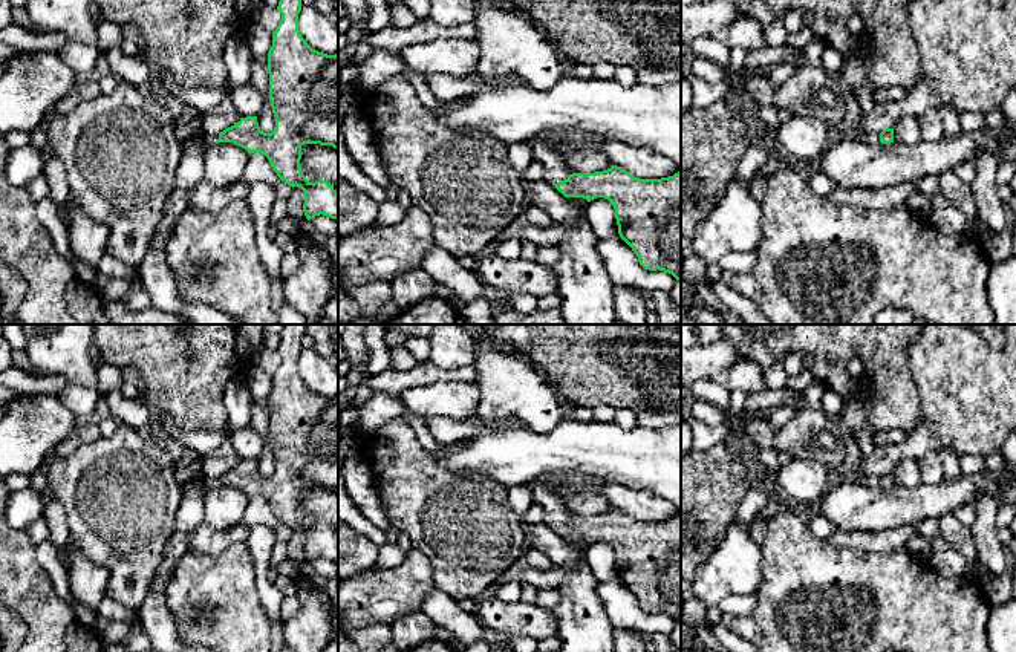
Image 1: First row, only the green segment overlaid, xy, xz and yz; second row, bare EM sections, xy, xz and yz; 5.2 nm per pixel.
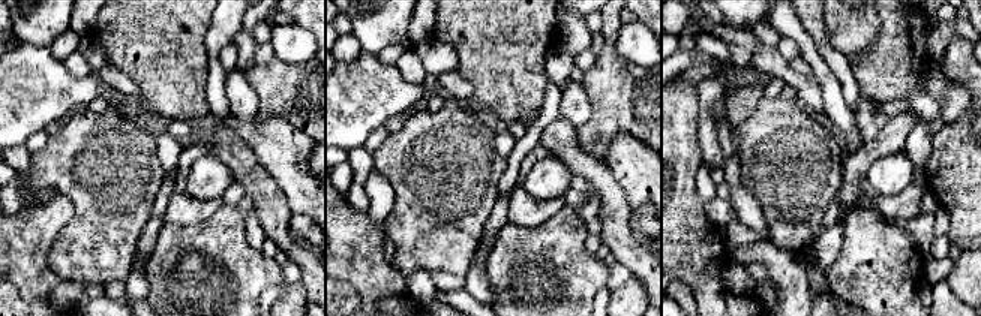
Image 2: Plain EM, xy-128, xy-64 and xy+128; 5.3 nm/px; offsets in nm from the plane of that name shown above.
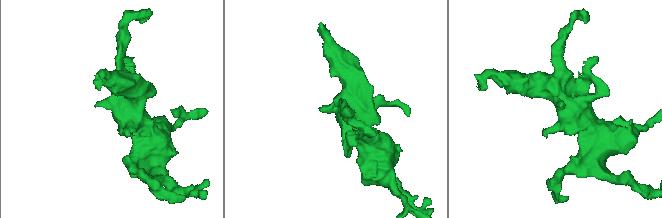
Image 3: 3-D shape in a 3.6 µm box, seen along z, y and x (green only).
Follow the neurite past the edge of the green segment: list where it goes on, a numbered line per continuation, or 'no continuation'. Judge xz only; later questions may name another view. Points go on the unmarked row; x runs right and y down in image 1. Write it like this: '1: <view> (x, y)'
1: xz (556, 513)

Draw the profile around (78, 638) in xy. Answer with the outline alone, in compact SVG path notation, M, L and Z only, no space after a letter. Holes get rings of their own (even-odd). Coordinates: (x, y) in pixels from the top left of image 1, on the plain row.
M83 624L70 626L63 641L67 652L104 652L106 647L98 634Z

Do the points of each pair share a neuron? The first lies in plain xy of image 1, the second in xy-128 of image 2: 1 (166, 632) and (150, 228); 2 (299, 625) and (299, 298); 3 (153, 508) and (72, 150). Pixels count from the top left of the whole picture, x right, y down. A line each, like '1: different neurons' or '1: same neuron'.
1: same neuron
2: same neuron
3: same neuron

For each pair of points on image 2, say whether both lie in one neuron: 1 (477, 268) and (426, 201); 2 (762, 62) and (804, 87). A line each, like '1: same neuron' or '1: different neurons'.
1: different neurons
2: same neuron

